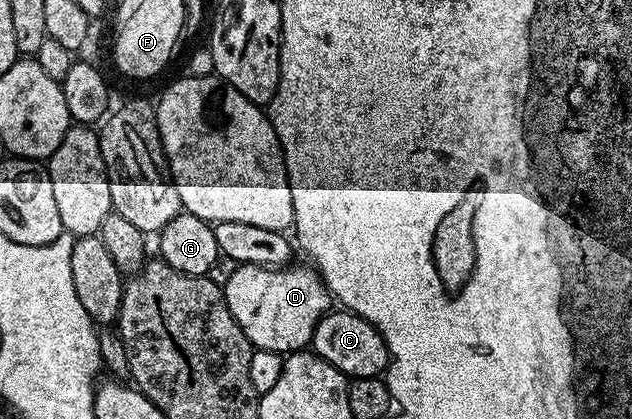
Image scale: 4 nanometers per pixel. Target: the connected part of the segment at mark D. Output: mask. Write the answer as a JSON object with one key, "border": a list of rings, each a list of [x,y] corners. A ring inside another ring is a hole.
{"border":[[[290,264],[280,268],[267,266],[243,266],[238,265],[237,270],[229,279],[224,279],[223,289],[227,308],[231,308],[231,316],[243,328],[249,343],[259,350],[270,350],[282,356],[288,356],[296,351],[304,350],[313,341],[313,333],[316,325],[322,317],[331,310],[331,295],[329,289],[321,281],[320,274],[312,265],[297,266]]]}

